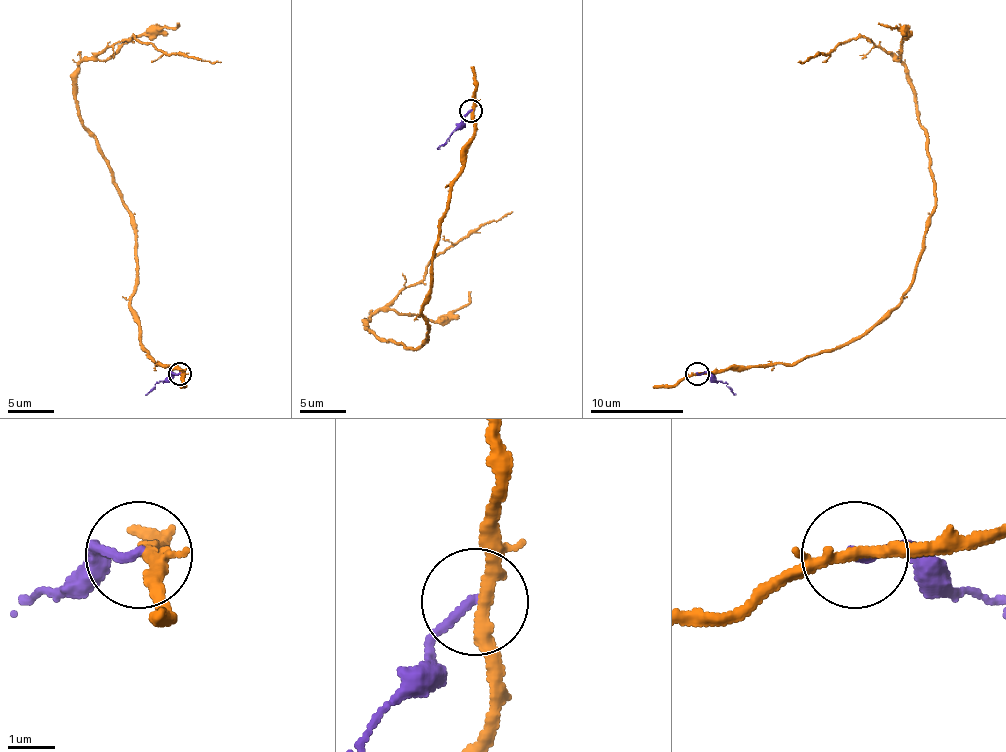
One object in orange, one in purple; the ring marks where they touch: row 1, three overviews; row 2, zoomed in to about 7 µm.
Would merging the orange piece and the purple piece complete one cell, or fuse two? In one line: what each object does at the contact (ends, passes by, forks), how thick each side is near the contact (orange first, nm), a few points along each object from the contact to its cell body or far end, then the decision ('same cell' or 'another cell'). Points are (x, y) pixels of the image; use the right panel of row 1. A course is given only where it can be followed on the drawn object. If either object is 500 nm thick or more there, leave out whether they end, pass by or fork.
orange passes by; purple ends; calibres 280 and 190 nm; course orange (698, 374), (844, 346), (913, 277), (934, 207), (906, 66), (851, 38), (797, 61); course purple (698, 374), (709, 372), (735, 395); another cell

